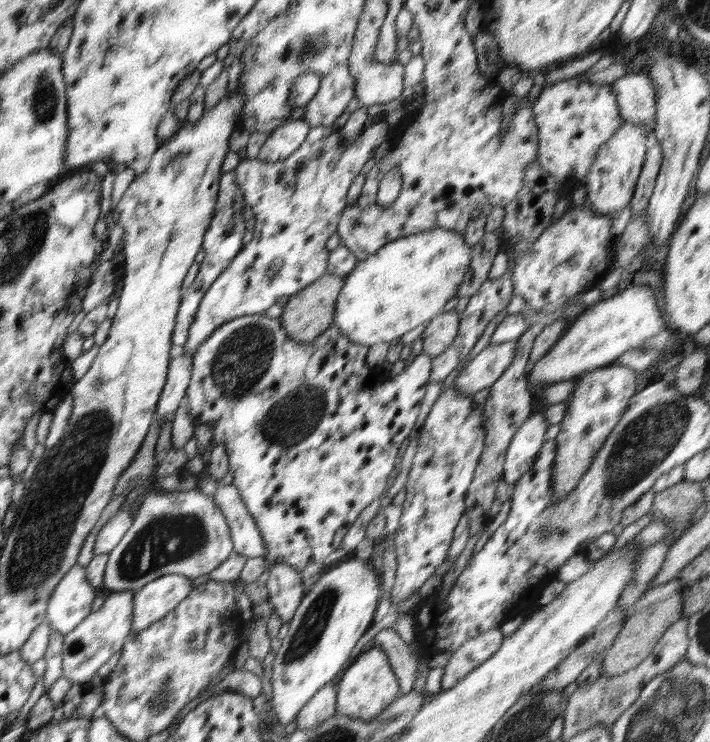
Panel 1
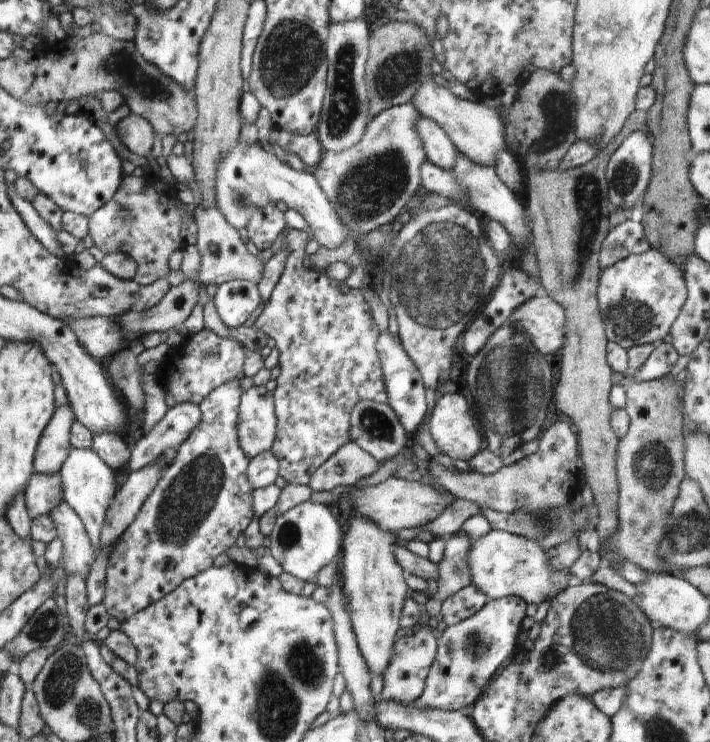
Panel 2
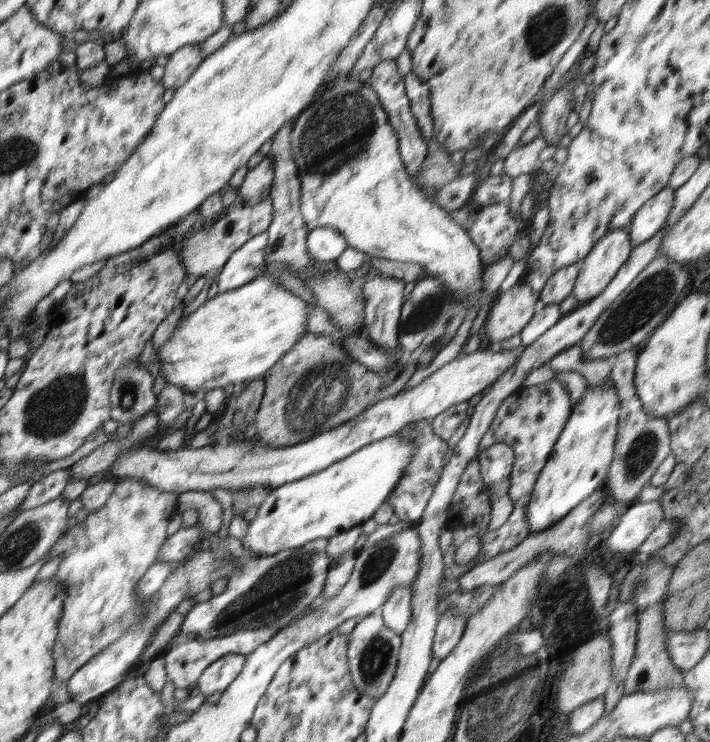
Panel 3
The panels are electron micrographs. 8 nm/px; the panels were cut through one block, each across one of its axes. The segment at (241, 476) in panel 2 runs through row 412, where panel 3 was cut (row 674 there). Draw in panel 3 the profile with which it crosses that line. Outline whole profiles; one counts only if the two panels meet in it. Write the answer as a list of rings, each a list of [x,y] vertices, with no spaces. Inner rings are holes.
[[[228,653],[215,662],[212,662],[204,670],[198,679],[198,690],[209,699],[226,690],[236,676],[240,674],[246,661],[246,655],[242,653]]]

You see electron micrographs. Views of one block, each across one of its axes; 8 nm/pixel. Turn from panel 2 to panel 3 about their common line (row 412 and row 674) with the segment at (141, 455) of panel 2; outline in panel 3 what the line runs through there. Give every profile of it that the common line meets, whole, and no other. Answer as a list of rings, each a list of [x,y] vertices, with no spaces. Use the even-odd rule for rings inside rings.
[[[256,628],[256,630],[240,630],[231,636],[219,637],[211,640],[201,640],[188,635],[178,634],[169,644],[169,648],[164,652],[164,668],[166,669],[166,679],[172,682],[175,688],[188,688],[200,679],[200,675],[208,668],[212,662],[228,653],[242,653],[247,655],[254,652],[263,643],[276,636],[278,628]]]

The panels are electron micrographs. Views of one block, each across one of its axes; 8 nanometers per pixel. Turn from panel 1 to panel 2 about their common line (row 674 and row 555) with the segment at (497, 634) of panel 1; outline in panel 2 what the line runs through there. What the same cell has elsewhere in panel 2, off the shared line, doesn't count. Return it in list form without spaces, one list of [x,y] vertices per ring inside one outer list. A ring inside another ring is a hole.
[[[455,533],[444,546],[444,557],[438,566],[438,591],[429,597],[428,603],[423,606],[434,622],[439,621],[442,602],[472,585],[470,578],[470,566],[466,562],[466,556],[472,548],[472,541],[466,534]]]

